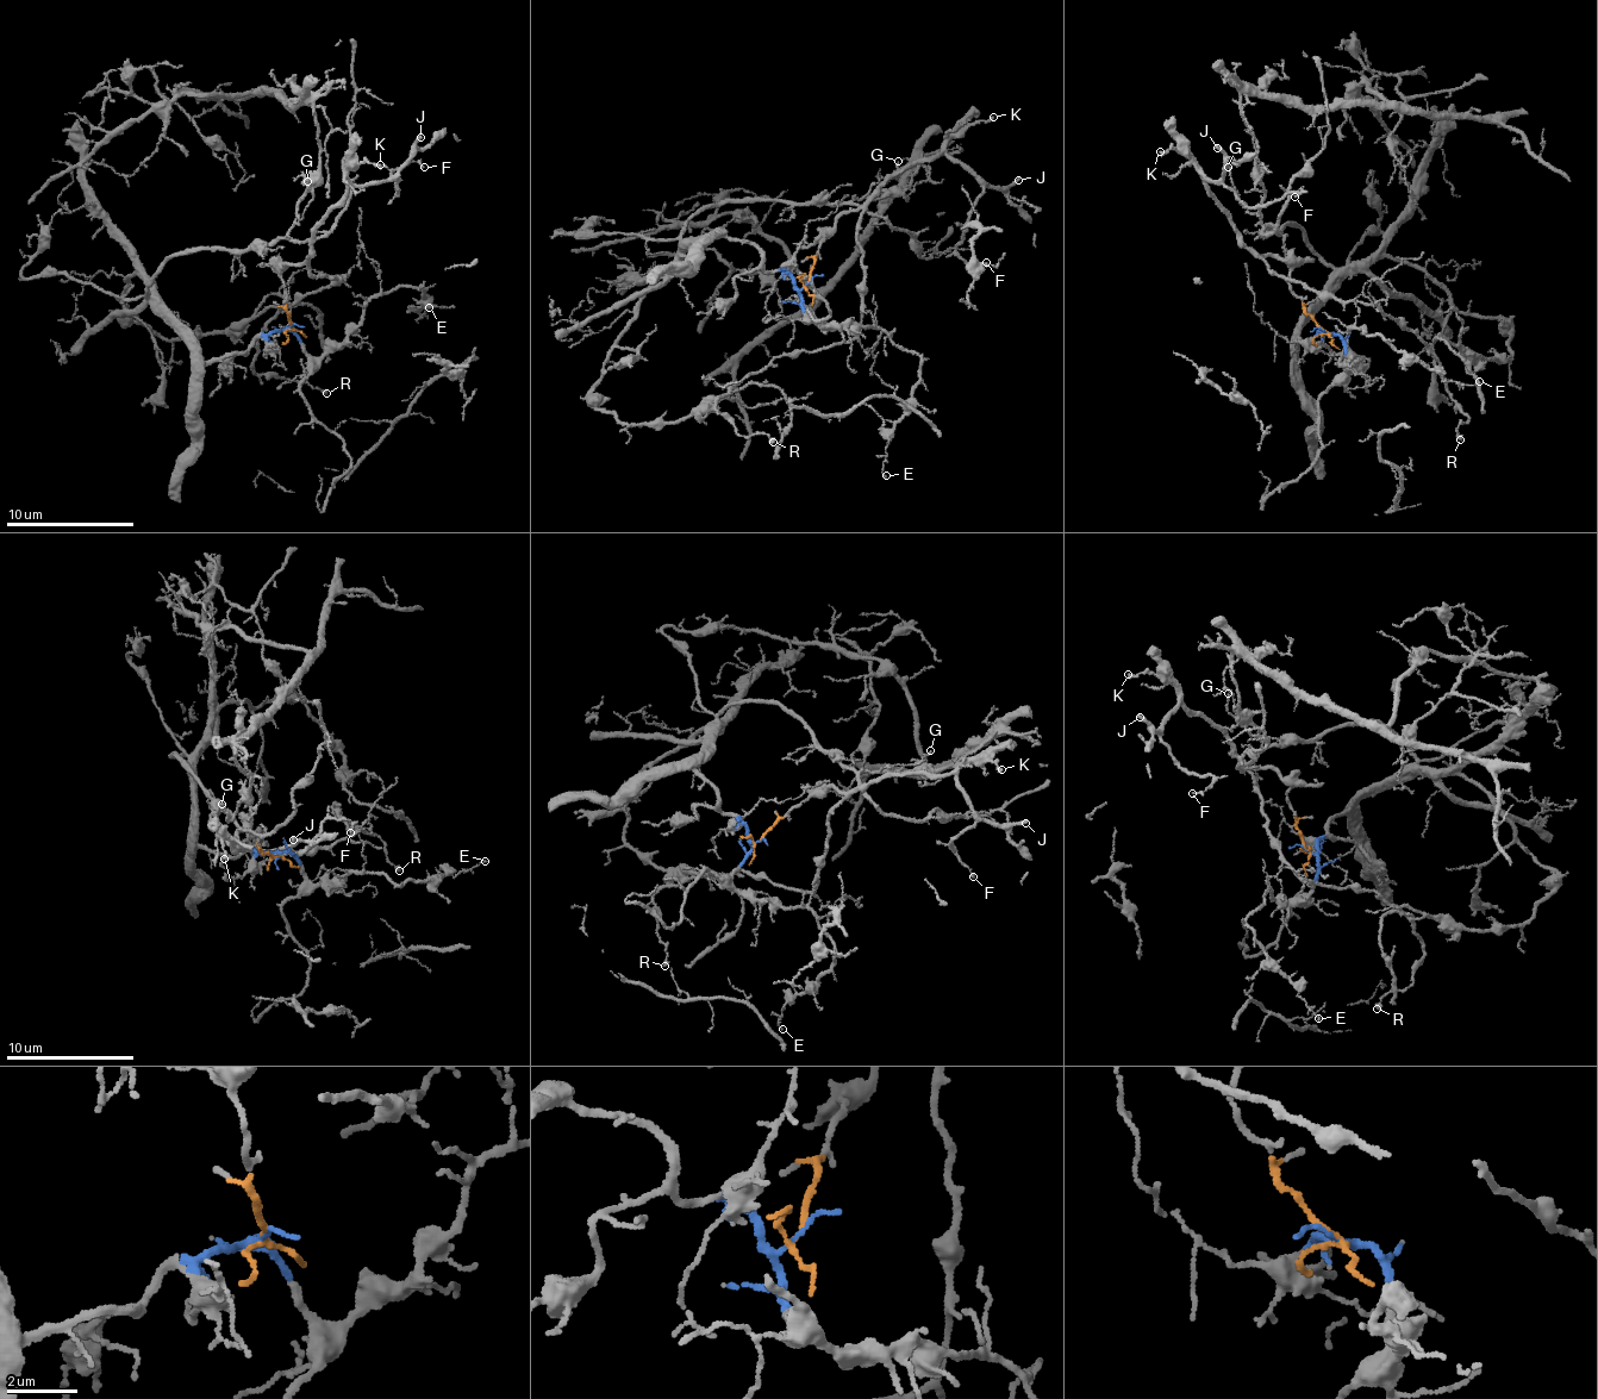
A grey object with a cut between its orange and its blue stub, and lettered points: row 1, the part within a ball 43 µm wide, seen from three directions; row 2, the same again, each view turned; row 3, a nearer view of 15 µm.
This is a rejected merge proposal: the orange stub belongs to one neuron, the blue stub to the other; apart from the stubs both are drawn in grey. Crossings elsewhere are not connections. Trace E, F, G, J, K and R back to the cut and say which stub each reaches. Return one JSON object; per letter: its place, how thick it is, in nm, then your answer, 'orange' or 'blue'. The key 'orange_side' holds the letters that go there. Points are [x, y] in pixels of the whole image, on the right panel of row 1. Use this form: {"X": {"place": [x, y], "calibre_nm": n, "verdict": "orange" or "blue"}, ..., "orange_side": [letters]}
{"E": {"place": [1479, 381], "calibre_nm": 100, "verdict": "blue"}, "F": {"place": [1294, 197], "calibre_nm": 130, "verdict": "orange"}, "G": {"place": [1228, 167], "calibre_nm": 110, "verdict": "blue"}, "J": {"place": [1217, 148], "calibre_nm": 200, "verdict": "orange"}, "K": {"place": [1160, 151], "calibre_nm": 170, "verdict": "orange"}, "R": {"place": [1460, 439], "calibre_nm": 180, "verdict": "orange"}, "orange_side": ["F", "J", "K", "R"]}

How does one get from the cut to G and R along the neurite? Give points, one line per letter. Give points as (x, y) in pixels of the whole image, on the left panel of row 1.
G: (291, 324), (245, 354), (203, 362), (147, 285), (176, 253), (264, 250), (300, 219), (312, 198), (307, 180)
R: (291, 324), (280, 272), (349, 275), (287, 303), (254, 363), (328, 394)

